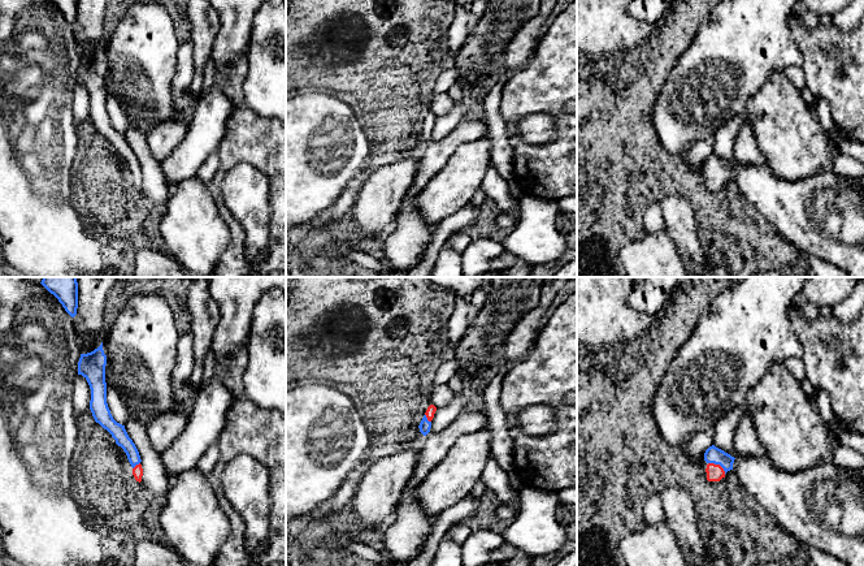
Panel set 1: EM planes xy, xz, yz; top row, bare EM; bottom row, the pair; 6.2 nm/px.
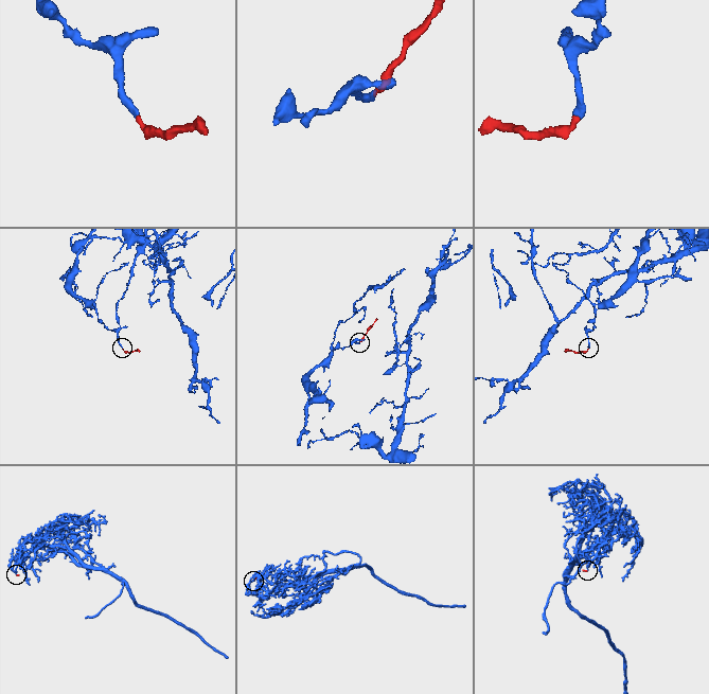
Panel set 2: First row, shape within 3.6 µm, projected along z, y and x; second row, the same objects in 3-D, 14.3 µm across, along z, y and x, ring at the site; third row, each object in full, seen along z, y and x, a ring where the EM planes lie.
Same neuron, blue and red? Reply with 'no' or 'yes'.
yes

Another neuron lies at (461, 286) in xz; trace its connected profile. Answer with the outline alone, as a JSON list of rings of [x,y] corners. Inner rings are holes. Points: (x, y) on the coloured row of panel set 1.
[[[430,277],[430,280],[450,291],[456,298],[470,298],[470,295],[491,277]]]

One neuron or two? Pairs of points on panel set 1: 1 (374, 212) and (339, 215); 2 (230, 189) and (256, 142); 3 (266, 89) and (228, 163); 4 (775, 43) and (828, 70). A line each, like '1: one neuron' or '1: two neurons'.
1: two neurons
2: two neurons
3: two neurons
4: two neurons

